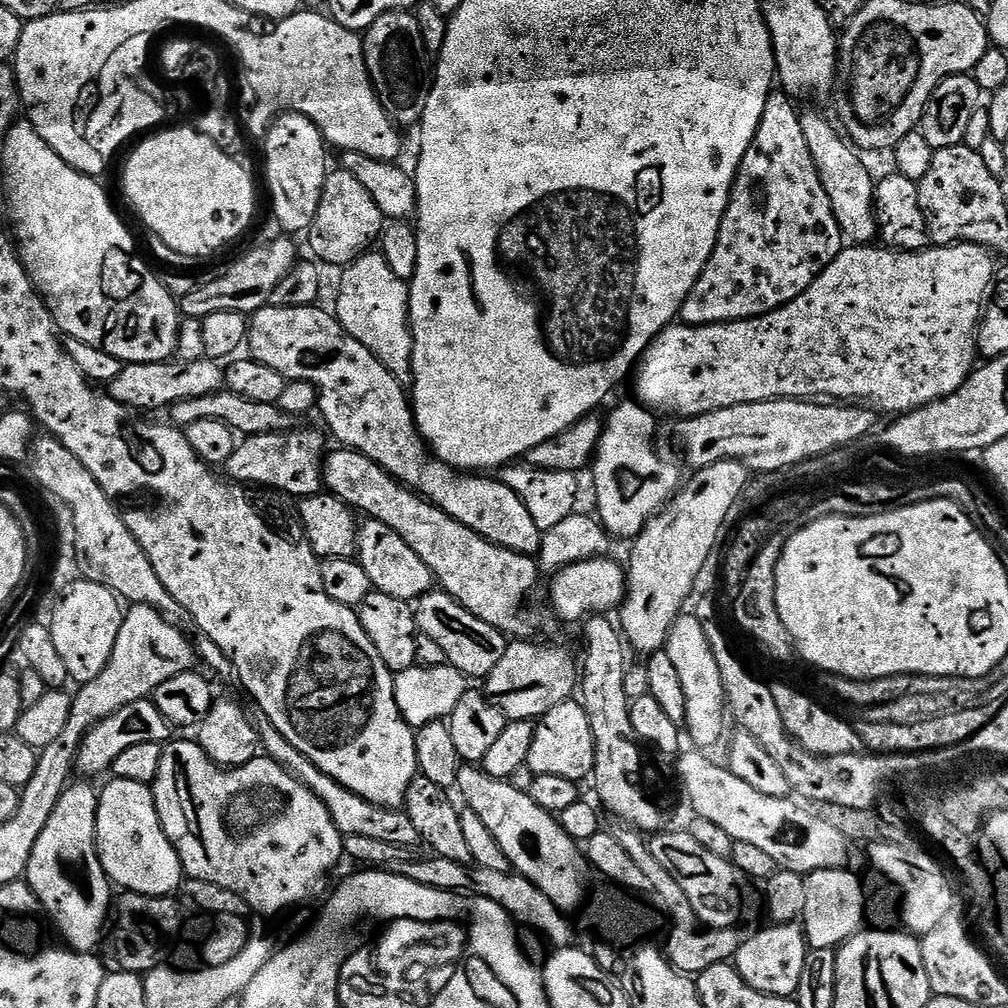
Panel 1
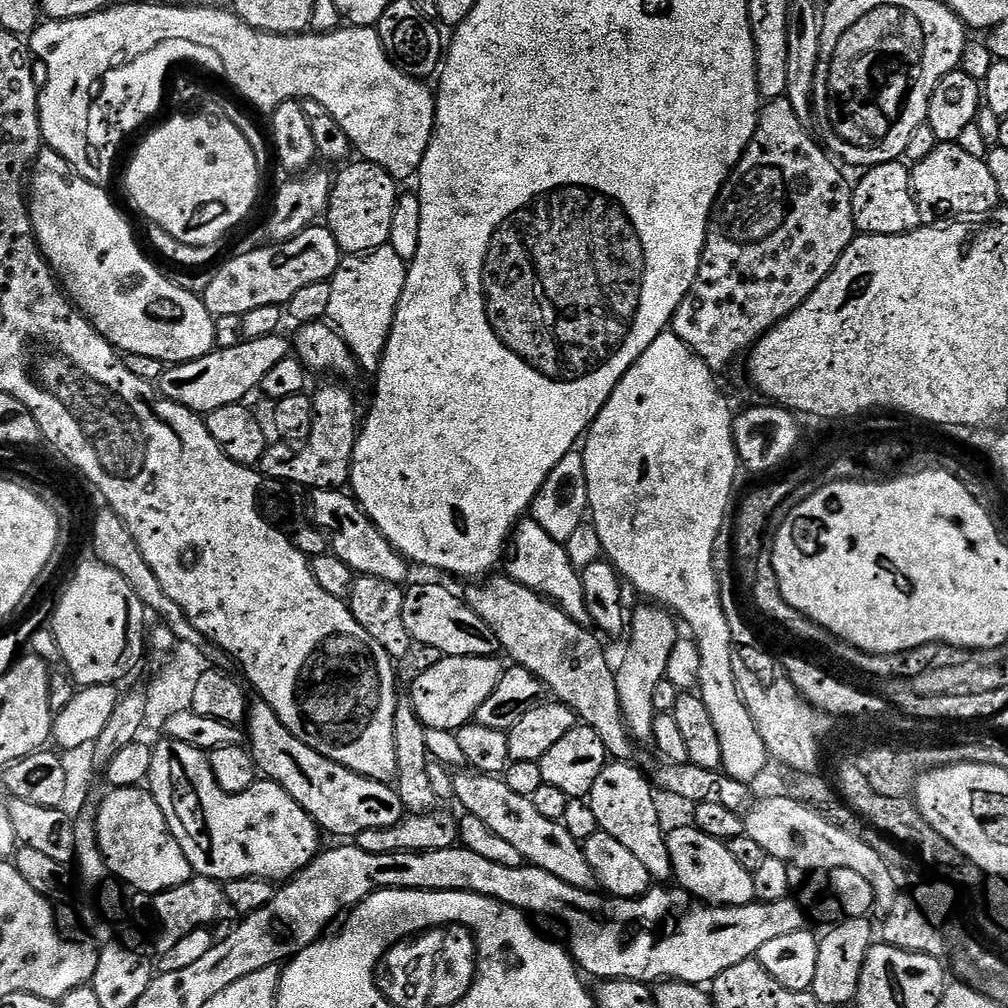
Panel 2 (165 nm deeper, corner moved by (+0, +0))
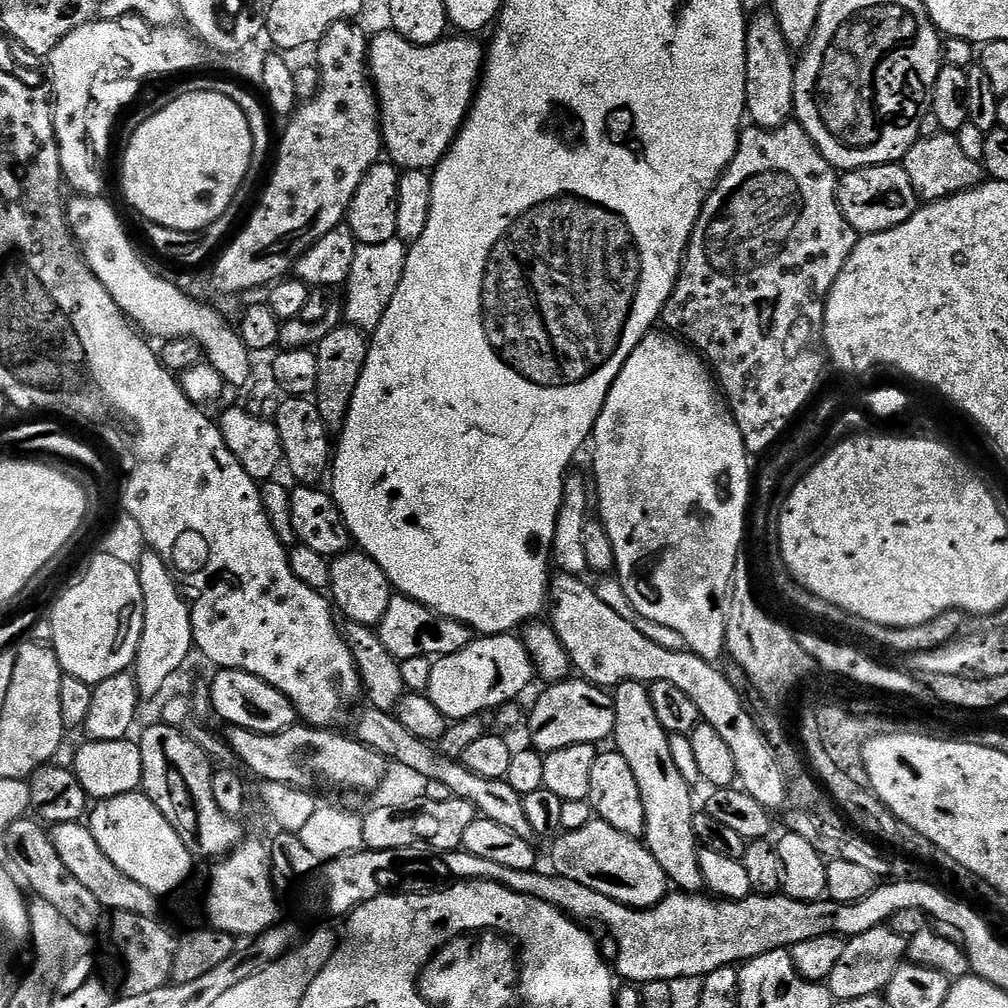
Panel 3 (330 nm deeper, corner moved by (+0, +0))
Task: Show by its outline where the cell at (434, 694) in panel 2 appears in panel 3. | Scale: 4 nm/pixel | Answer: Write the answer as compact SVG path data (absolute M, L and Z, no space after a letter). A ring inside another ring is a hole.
M501 634L499 636L481 635L473 639L471 644L467 644L458 654L441 656L433 663L430 670L430 686L427 696L442 714L447 716L449 721L465 720L471 716L484 714L487 708L499 710L506 704L519 701L520 695L531 686L534 681L534 669L523 639L516 634Z

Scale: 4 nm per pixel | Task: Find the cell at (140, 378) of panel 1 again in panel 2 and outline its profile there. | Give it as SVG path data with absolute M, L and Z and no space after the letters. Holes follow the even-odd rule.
M284 334L244 340L229 348L217 347L197 360L165 367L158 387L167 400L178 402L192 412L207 414L222 406L247 401L247 396L259 389L267 372L289 355L290 340Z

